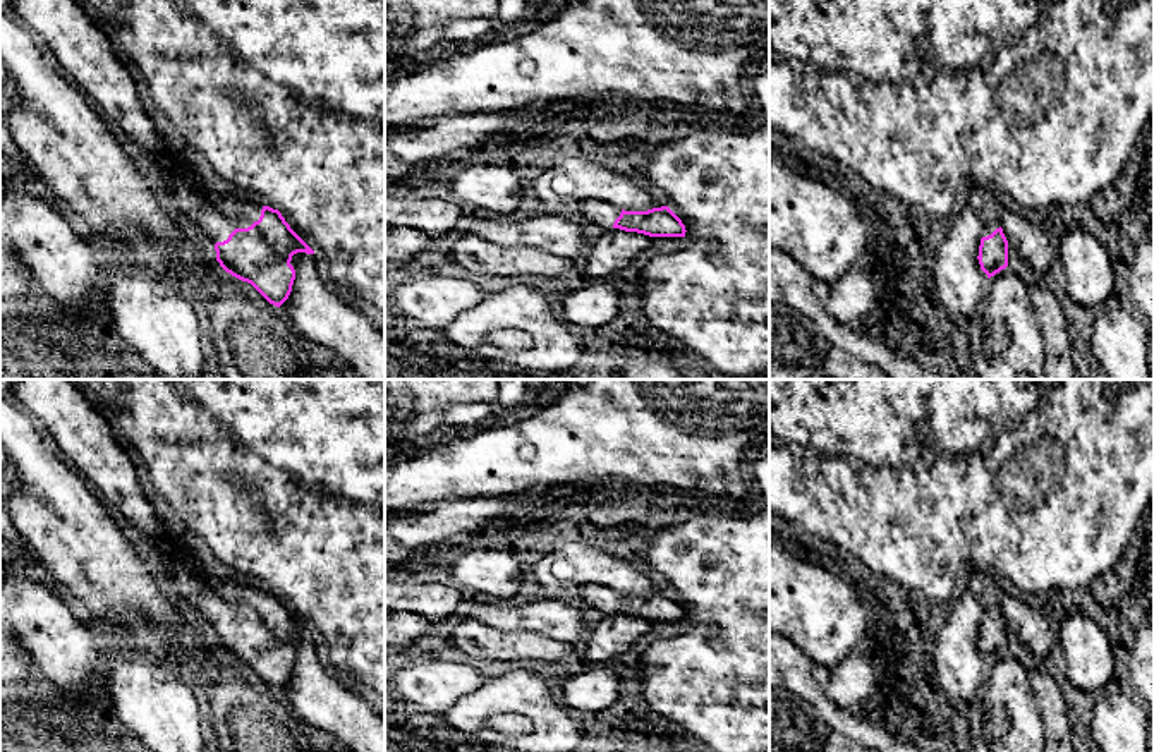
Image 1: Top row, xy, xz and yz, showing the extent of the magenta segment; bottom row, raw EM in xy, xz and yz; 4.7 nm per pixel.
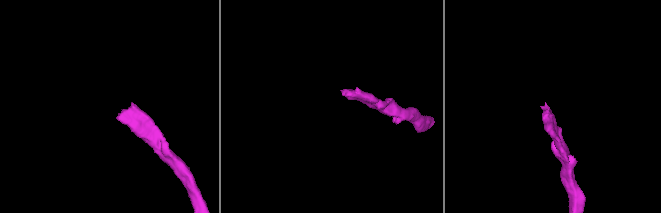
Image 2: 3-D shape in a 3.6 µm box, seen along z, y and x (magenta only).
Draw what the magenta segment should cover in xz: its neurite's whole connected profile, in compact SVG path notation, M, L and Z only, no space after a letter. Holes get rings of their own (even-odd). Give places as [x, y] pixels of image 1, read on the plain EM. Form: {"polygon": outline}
{"polygon": "M587 584L580 587L580 599L604 615L620 613L649 622L685 622L687 616L682 604L668 591L625 596L599 584Z"}

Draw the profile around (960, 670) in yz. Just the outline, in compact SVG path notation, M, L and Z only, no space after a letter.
M965 589L948 609L943 609L931 630L936 683L955 706L977 699L986 687L989 663L977 644L981 623L982 606Z

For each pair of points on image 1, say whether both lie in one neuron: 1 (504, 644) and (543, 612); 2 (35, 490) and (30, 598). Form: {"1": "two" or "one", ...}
{"1": "two", "2": "two"}

